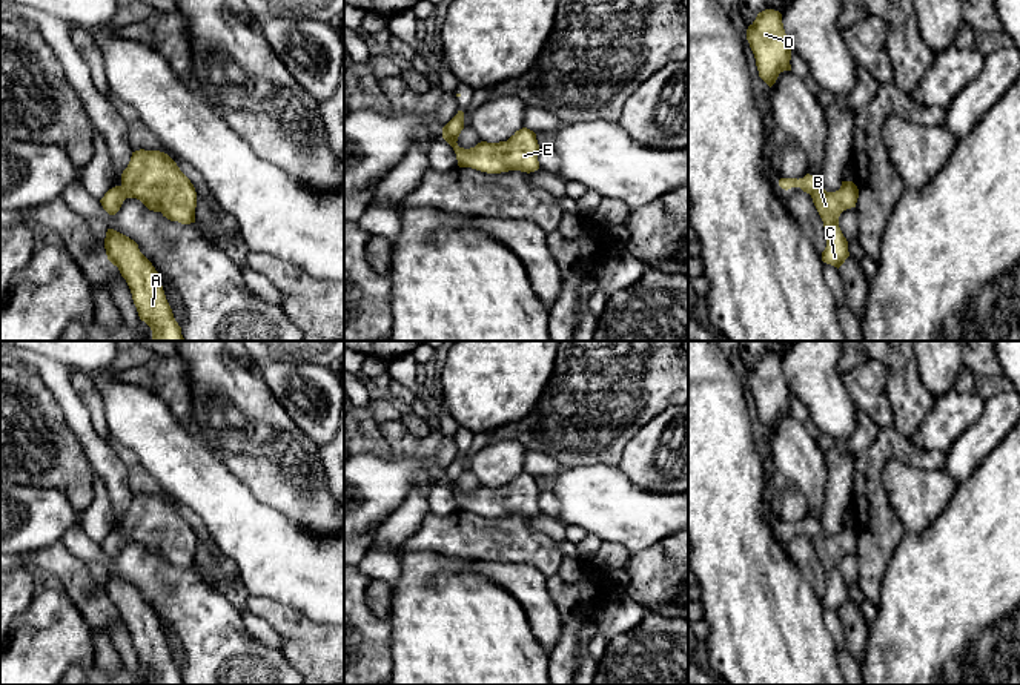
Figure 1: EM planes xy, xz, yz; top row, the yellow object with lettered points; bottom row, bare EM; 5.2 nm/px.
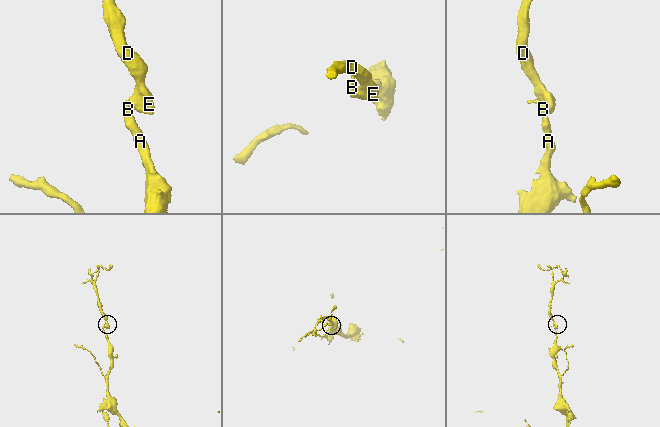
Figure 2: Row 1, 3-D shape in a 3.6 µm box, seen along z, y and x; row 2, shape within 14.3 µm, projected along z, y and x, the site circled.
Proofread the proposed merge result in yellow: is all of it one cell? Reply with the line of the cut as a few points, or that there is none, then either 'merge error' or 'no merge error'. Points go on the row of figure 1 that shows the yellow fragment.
no cut | no merge error

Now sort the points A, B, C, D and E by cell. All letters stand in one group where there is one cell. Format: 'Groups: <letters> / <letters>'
Groups: A B C D E

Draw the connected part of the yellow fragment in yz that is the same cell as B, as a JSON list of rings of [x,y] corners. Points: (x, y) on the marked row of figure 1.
[[[810,174],[799,180],[780,178],[779,186],[785,190],[800,187],[811,195],[826,233],[826,247],[822,252],[822,261],[839,269],[849,256],[848,241],[839,227],[839,217],[843,210],[856,207],[859,198],[857,186],[853,181],[842,181],[839,190],[826,192],[820,180]]]

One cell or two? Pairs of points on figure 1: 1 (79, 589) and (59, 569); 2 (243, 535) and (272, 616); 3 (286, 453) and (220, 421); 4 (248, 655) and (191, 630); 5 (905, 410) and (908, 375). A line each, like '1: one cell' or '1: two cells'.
1: one cell
2: two cells
3: one cell
4: one cell
5: one cell

